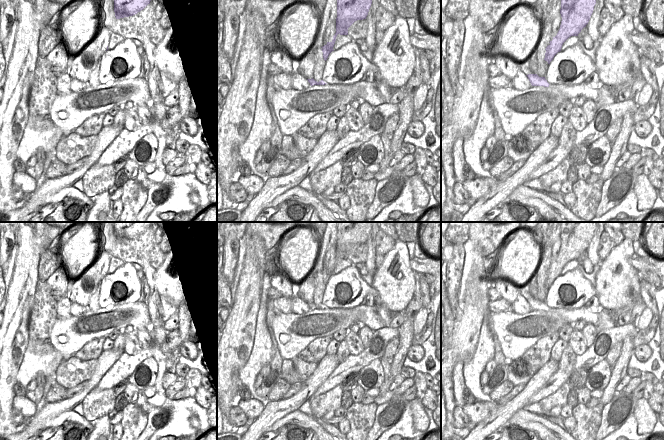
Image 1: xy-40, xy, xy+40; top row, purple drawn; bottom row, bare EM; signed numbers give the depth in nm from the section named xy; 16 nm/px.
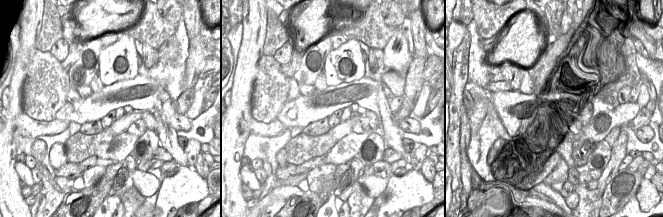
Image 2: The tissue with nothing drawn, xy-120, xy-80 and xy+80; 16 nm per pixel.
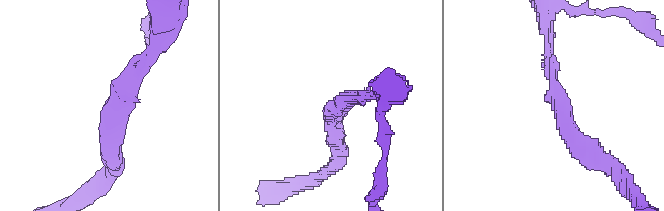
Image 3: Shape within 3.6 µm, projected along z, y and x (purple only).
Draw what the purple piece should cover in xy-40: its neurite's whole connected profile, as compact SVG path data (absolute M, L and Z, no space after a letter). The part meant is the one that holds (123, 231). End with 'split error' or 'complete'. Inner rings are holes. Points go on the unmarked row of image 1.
M113 222L116 243L137 238L150 228L151 222Z; complete

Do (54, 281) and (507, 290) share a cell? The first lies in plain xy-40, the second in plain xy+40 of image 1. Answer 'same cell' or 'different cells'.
same cell

